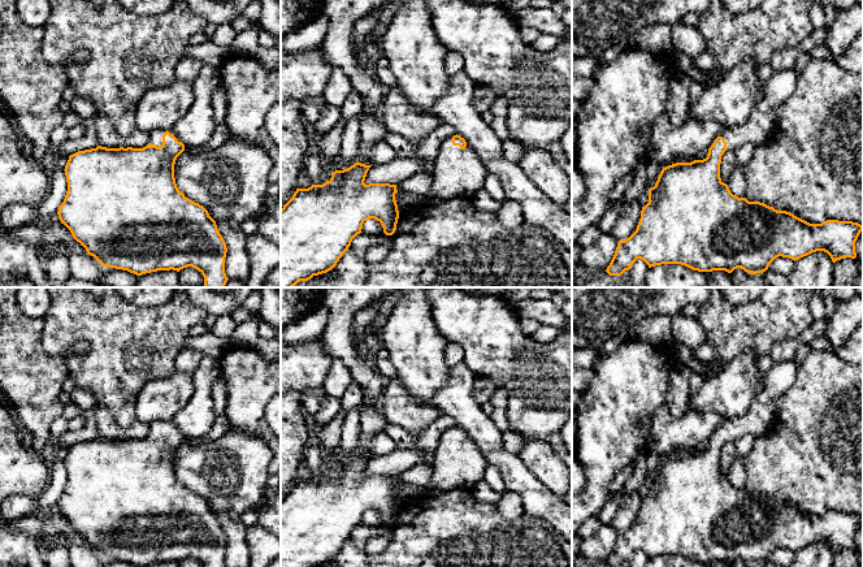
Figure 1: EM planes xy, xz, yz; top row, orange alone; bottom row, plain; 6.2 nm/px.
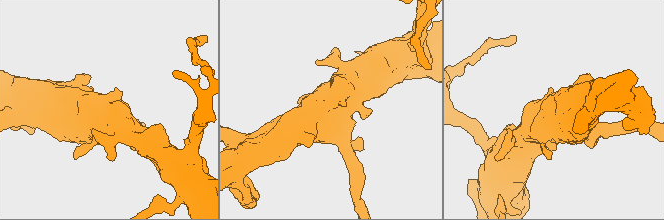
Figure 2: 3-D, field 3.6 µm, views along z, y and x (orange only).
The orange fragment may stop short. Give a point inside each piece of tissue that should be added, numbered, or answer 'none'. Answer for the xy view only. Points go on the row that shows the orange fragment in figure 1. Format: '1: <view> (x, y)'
1: xy (155, 135)

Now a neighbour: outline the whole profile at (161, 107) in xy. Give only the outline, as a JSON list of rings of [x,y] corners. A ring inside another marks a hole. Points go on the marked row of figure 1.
[[[174,79],[173,83],[147,90],[136,105],[136,127],[144,131],[173,129],[191,108],[192,82]]]

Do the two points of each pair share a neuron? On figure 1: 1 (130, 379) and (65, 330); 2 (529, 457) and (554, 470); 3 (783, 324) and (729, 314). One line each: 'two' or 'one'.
1: one
2: one
3: one

